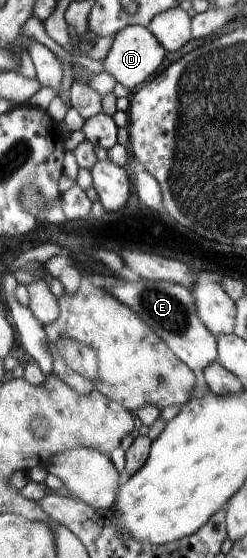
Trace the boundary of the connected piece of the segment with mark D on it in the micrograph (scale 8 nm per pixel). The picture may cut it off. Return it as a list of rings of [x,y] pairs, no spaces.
[[[127,26],[115,35],[111,49],[103,60],[103,71],[109,73],[117,84],[124,85],[127,89],[135,89],[159,69],[165,51],[166,49],[145,26]]]

